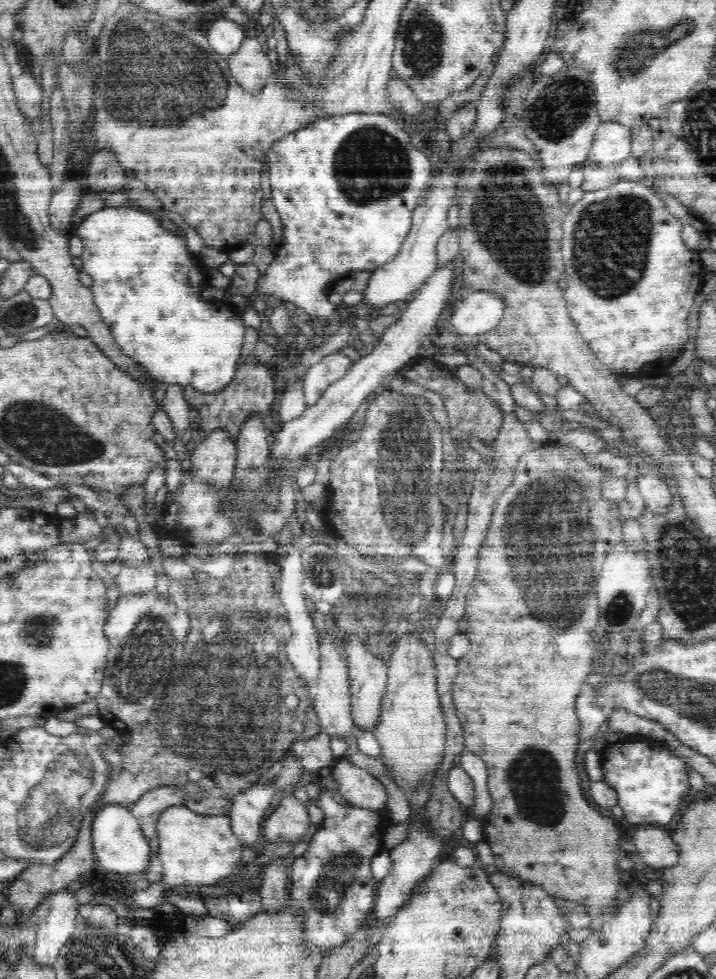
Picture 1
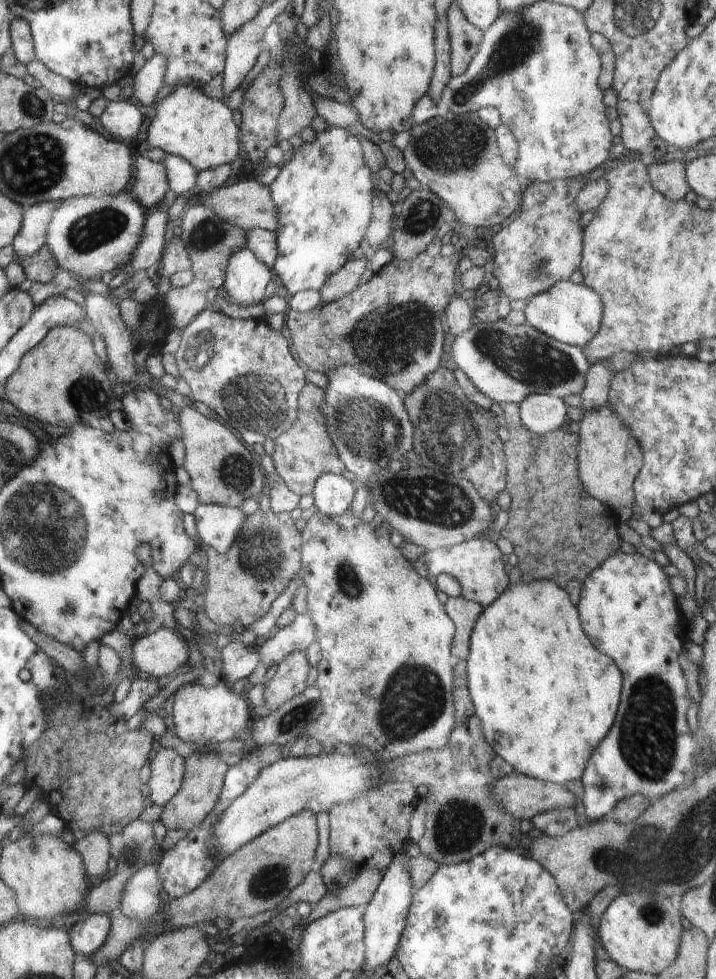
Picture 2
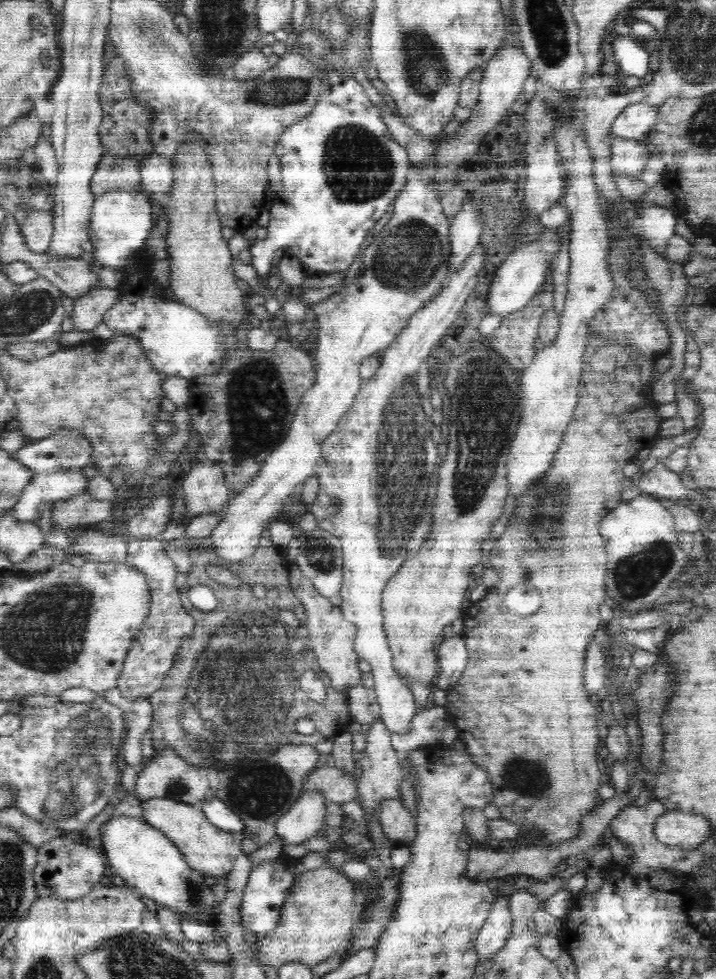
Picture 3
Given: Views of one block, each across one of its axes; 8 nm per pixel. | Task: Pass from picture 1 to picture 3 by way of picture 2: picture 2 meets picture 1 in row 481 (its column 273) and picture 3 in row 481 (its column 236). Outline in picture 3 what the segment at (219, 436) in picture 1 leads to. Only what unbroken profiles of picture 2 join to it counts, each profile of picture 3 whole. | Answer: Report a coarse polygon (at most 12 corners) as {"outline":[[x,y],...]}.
{"outline":[[195,461],[183,478],[185,519],[224,510],[220,465]]}

